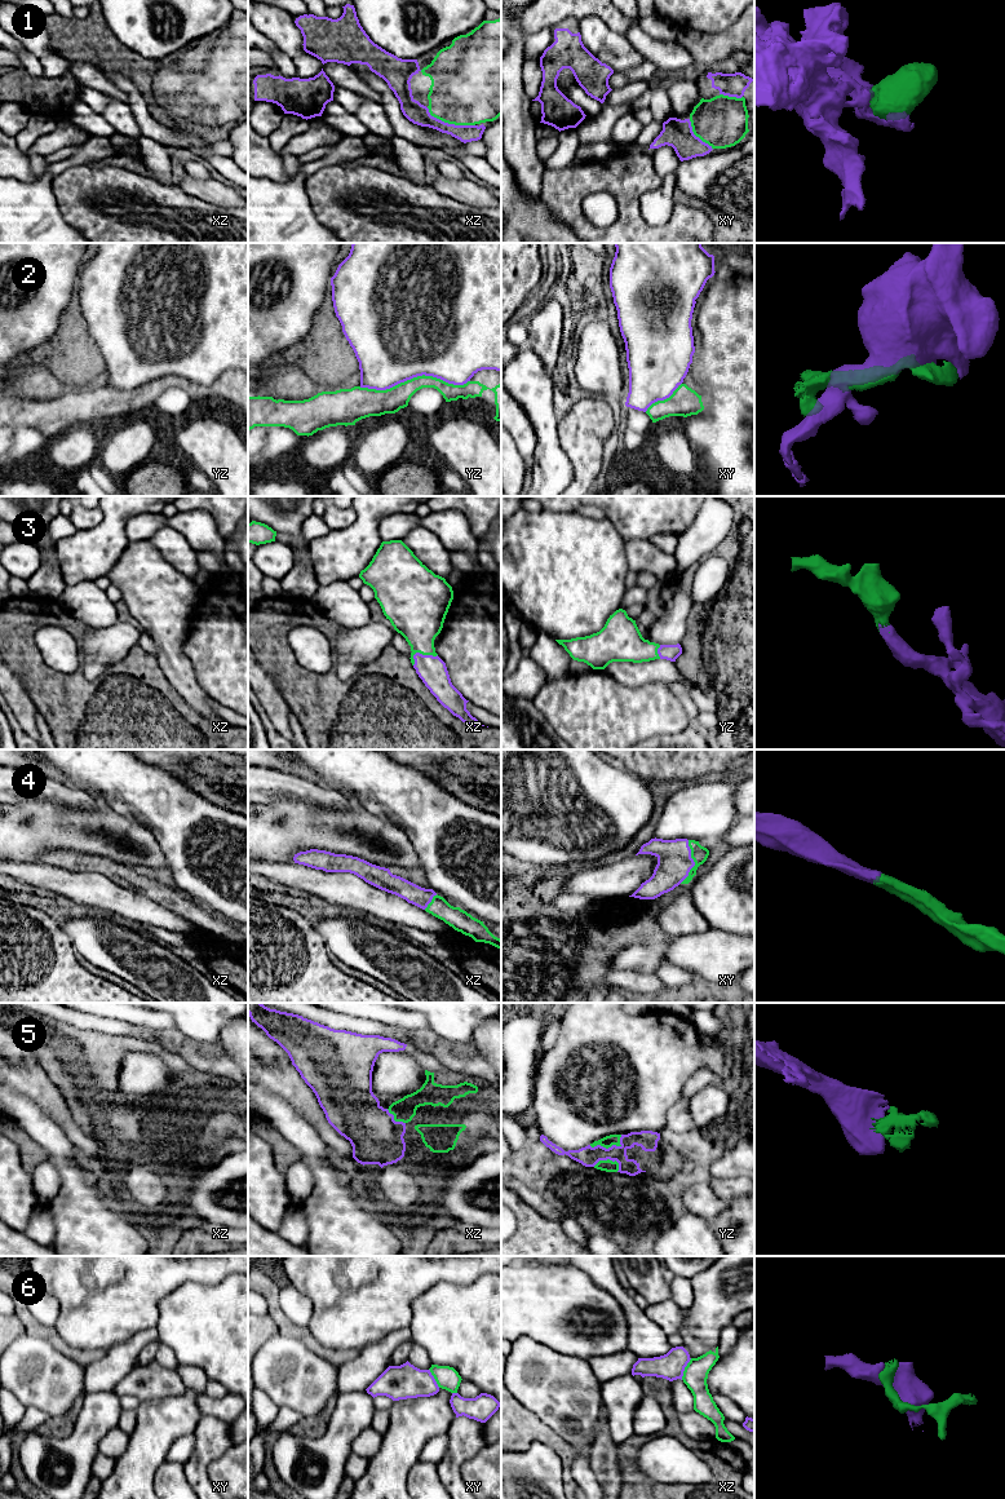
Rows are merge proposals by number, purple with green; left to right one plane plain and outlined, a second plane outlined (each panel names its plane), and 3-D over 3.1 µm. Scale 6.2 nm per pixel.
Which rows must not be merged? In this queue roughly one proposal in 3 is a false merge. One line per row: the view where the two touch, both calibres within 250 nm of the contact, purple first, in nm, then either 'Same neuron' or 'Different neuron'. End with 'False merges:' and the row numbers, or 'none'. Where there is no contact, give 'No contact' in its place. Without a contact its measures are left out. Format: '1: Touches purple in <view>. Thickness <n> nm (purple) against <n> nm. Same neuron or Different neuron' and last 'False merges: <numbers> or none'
1: Touches purple in xz. Thickness 130 nm (purple) against 460 nm. Same neuron
2: Touches purple in yz. Thickness 500 nm (purple) against 160 nm. Different neuron
3: Touches purple in xz. Thickness 180 nm (purple) against 320 nm. Same neuron
4: Touches purple in xy. Thickness 220 nm (purple) against 100 nm. Same neuron
5: Touches purple in yz. Thickness 120 nm (purple) against 70 nm. Same neuron
6: Touches purple in xz. Thickness 170 nm (purple) against 150 nm. Same neuron
False merges: 2

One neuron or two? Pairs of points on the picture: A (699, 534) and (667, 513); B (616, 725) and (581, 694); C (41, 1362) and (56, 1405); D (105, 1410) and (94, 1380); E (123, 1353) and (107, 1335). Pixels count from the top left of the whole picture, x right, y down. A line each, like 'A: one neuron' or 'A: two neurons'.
A: two neurons
B: one neuron
C: one neuron
D: two neurons
E: two neurons

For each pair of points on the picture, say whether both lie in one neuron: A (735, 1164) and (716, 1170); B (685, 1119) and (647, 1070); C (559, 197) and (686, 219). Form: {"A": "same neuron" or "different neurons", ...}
{"A": "same neuron", "B": "different neurons", "C": "same neuron"}

